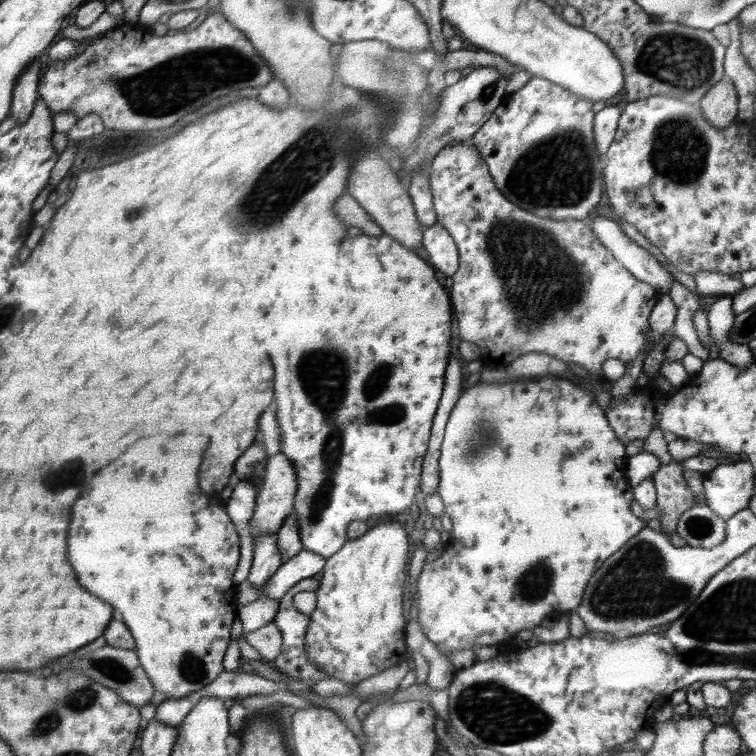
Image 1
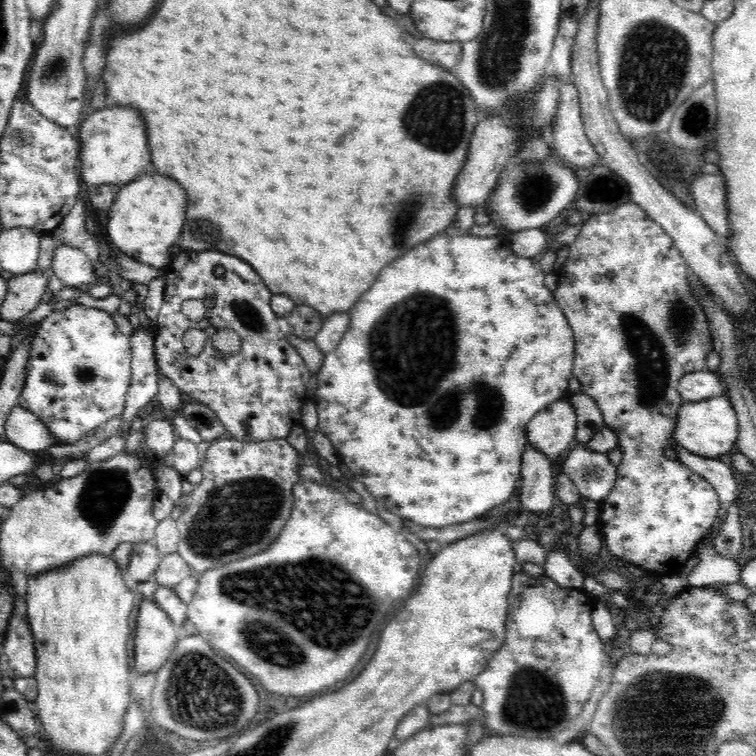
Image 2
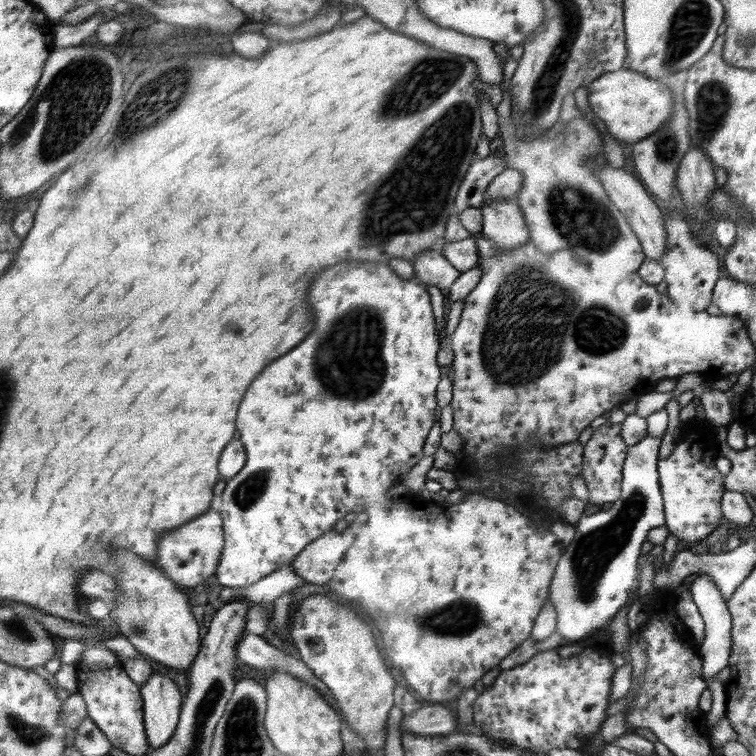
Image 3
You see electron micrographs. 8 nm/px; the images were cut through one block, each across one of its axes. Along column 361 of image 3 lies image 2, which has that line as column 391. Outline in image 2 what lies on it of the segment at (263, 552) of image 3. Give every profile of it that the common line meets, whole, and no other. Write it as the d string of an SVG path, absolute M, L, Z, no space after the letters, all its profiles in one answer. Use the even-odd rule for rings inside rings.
M444 234L444 236L436 236L412 250L408 250L404 256L400 256L398 260L390 262L382 272L380 276L376 278L376 282L372 284L370 290L366 290L366 294L360 296L360 300L356 302L354 308L350 310L350 326L344 333L342 340L338 343L338 346L330 353L324 355L324 360L321 369L317 372L317 388L314 394L314 402L317 406L317 413L319 416L319 425L317 430L324 433L333 444L335 452L337 454L339 462L344 463L351 472L351 476L362 482L366 487L366 490L374 496L377 504L382 504L388 511L396 516L400 516L402 519L407 518L414 524L421 527L436 527L441 528L443 526L452 526L455 524L462 524L474 519L478 519L478 516L482 516L484 512L504 504L510 500L510 496L514 494L514 488L516 488L516 482L521 478L522 468L522 456L524 452L524 430L530 419L538 414L545 407L550 406L552 402L556 402L557 399L565 398L565 392L568 390L568 380L572 377L573 366L575 359L575 344L573 341L573 332L570 325L568 325L568 319L564 317L562 309L557 305L553 292L550 291L546 285L544 285L544 276L546 273L541 269L541 262L538 259L532 259L527 257L517 256L510 247L510 243L507 237L499 236L498 234L491 237L482 237L472 234L462 234L462 236L450 236L450 234Z

